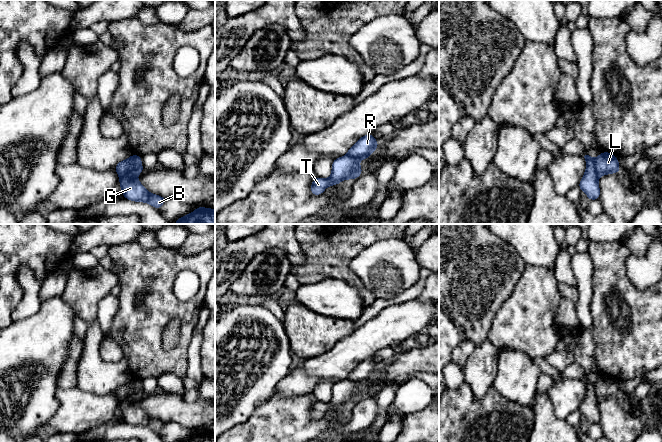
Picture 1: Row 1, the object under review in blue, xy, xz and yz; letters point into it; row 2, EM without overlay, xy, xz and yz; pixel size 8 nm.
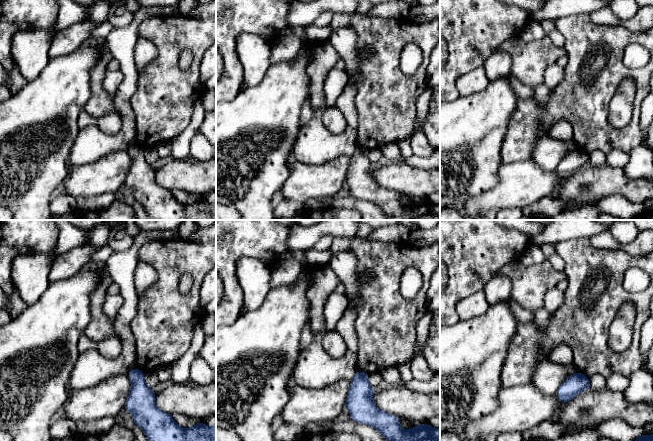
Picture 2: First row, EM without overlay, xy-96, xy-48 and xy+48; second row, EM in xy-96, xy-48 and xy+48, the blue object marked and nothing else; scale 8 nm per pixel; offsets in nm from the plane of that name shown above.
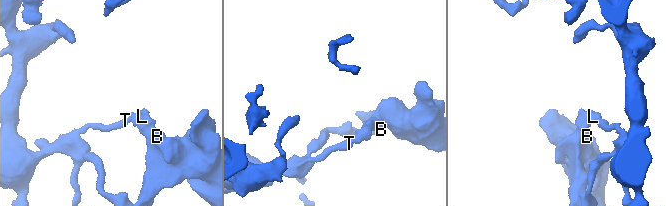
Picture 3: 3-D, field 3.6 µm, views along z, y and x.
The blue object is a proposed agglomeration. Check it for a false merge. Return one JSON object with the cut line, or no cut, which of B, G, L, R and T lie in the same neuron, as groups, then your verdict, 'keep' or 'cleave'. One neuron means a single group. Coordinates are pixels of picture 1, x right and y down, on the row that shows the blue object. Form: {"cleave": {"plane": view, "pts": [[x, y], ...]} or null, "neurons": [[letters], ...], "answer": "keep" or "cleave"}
{"cleave": {"plane": "xy", "pts": [[133, 156], [133, 166], [120, 179]]}, "neurons": [["B", "G", "R"], ["L", "T"]], "answer": "cleave"}

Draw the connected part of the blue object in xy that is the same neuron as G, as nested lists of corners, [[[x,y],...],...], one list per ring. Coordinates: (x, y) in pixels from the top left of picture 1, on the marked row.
[[[133,154],[133,159],[135,160],[133,168],[124,174],[119,182],[124,198],[136,202],[146,202],[156,209],[160,208],[167,198],[149,193],[137,180],[137,175],[144,172],[144,170],[141,163],[141,156]]]

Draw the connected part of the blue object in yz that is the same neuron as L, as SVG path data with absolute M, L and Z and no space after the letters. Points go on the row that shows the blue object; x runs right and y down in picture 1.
M602 152L595 159L595 167L596 172L599 176L605 174L618 173L620 170L617 157L608 152Z

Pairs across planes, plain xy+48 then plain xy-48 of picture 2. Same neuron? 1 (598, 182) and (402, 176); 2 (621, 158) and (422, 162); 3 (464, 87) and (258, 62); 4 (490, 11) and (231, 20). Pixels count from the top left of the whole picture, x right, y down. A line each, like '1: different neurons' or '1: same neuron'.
1: same neuron
2: same neuron
3: same neuron
4: same neuron

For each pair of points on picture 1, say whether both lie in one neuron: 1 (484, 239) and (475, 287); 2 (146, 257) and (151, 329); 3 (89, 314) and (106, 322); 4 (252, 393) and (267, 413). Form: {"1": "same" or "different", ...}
{"1": "same", "2": "same", "3": "different", "4": "different"}

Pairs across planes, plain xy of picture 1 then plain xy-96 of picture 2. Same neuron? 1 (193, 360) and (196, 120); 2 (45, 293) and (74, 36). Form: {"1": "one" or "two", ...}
{"1": "two", "2": "one"}

